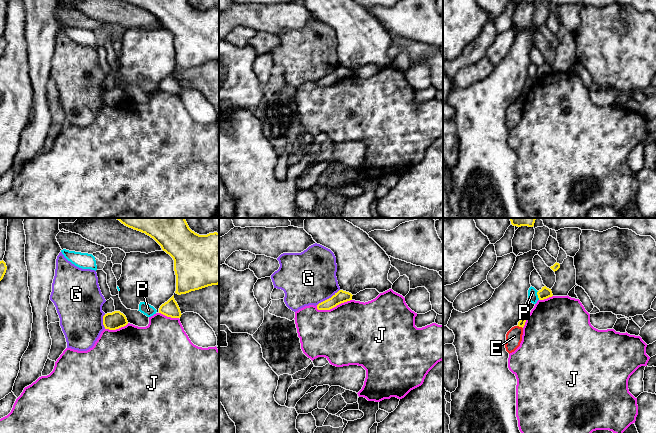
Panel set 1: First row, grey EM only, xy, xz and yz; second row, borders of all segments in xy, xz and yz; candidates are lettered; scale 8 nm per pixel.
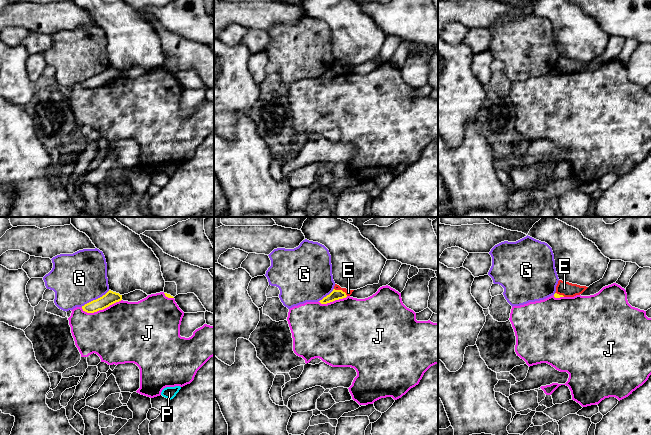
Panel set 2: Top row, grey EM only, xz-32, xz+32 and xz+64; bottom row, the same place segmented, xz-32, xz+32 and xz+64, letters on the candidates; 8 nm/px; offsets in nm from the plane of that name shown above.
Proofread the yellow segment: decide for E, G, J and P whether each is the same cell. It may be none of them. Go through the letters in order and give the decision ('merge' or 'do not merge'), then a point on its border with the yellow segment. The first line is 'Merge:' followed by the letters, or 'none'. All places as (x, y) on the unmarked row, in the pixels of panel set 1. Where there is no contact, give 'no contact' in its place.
Merge: none
E: do not merge; meets yellow in yz at (520, 102)
G: do not merge; meets yellow in xz at (329, 74)
J: do not merge; meets yellow in xz at (333, 83)
P: do not merge; meets yellow in yz at (537, 70)

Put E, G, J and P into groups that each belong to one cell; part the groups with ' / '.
E / G / J / P

